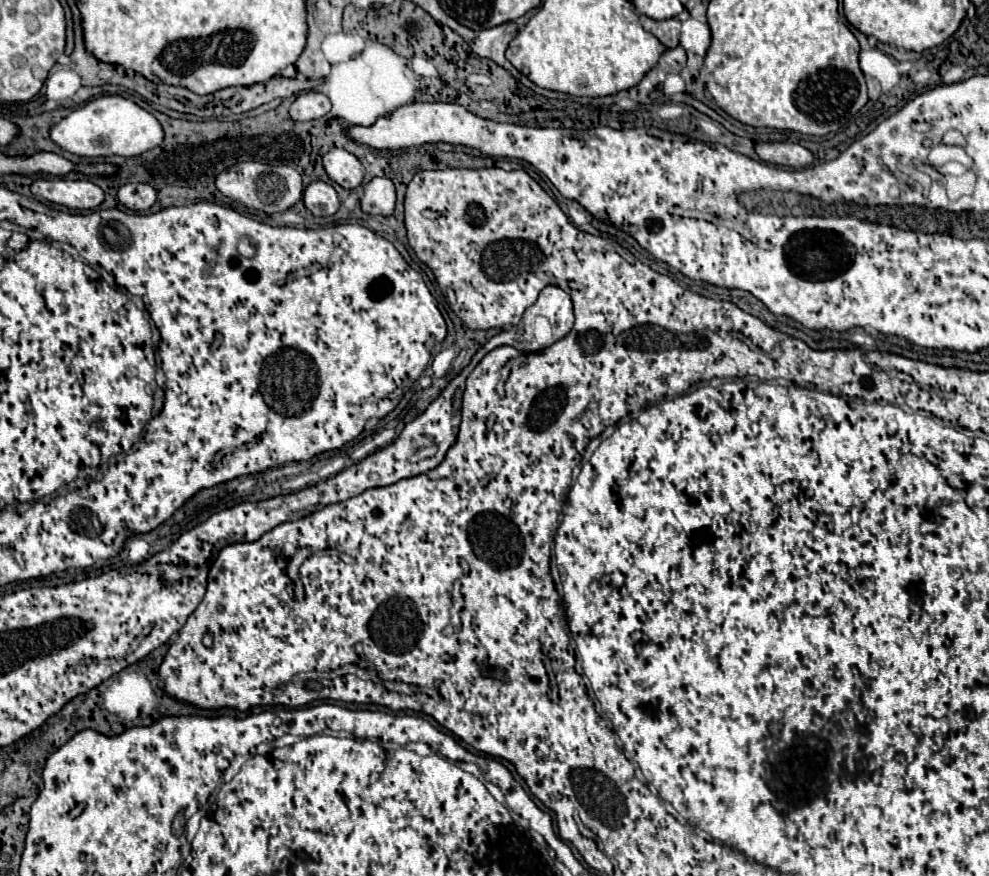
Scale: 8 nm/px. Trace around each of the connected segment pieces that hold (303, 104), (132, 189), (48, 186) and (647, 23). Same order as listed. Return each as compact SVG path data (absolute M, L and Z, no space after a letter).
M303 92L295 98L295 102L289 108L289 114L293 120L315 120L325 116L331 110L331 102L325 94L317 92Z
M123 184L117 192L117 198L129 210L141 212L141 210L149 210L155 204L157 192L149 184Z
M37 178L31 184L31 192L47 202L63 204L77 210L95 210L105 194L89 180L67 180L67 178Z
M639 16L641 24L647 32L651 32L665 48L677 48L679 46L679 30L681 30L681 22L677 18L669 18L669 20L653 20L647 16Z

